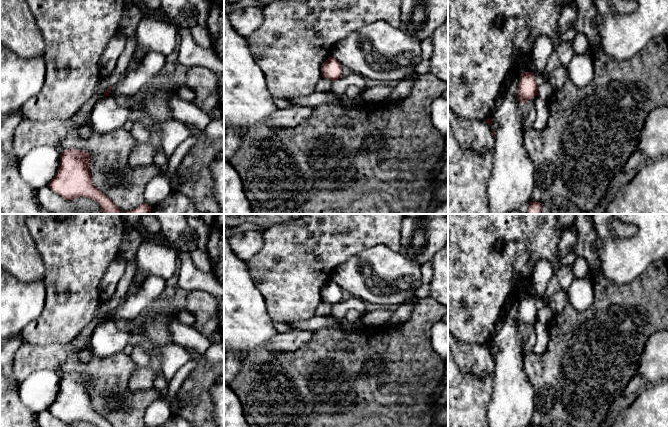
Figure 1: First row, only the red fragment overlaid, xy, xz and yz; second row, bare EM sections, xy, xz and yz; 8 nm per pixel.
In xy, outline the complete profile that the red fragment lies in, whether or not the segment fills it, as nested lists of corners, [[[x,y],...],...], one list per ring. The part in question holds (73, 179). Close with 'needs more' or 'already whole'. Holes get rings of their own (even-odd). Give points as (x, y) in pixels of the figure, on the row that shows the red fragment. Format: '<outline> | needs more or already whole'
[[[76,149],[62,152],[57,173],[49,182],[48,187],[68,201],[77,197],[90,198],[99,204],[104,214],[119,214],[119,208],[93,184],[89,168],[89,154],[87,152]]] | already whole

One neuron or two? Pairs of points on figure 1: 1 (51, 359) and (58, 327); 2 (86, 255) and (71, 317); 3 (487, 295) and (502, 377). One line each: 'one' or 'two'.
1: two
2: one
3: two

